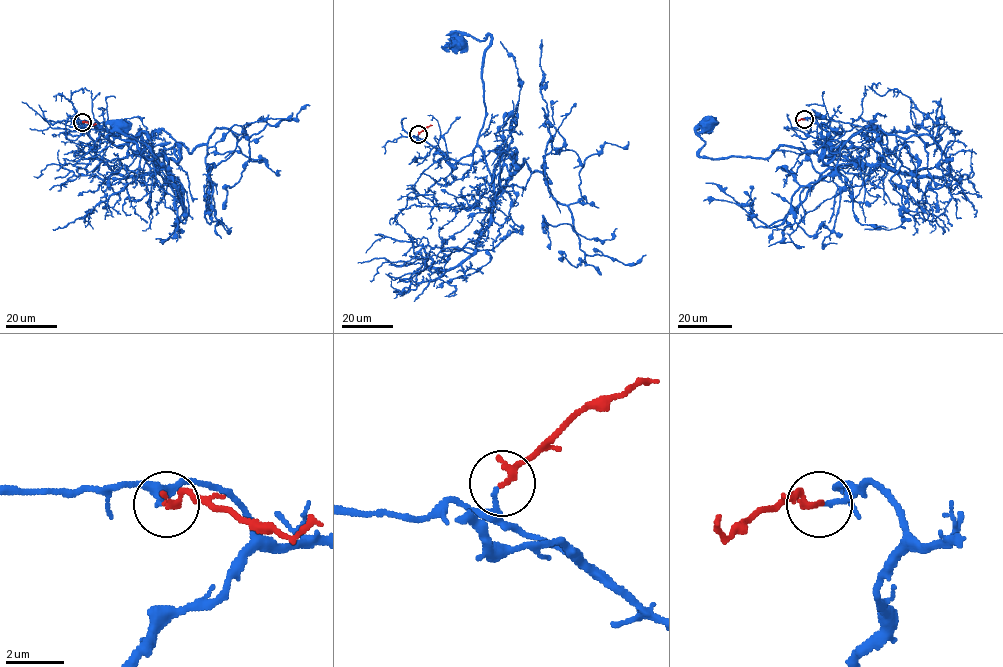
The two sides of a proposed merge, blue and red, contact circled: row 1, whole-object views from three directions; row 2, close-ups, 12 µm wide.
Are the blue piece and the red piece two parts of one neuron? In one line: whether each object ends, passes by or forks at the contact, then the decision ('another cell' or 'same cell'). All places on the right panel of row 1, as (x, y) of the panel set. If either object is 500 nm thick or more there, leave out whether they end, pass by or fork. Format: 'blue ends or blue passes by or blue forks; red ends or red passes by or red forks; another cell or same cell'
blue ends; red ends; same cell

